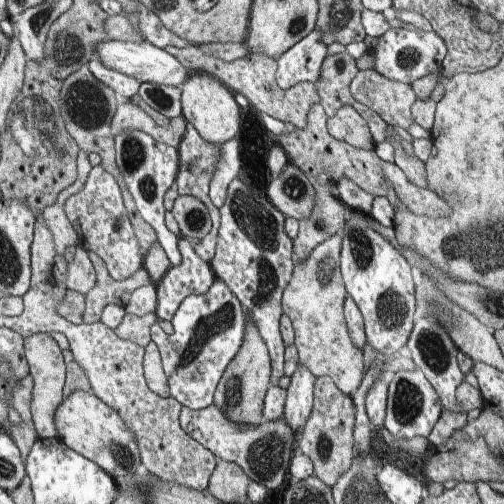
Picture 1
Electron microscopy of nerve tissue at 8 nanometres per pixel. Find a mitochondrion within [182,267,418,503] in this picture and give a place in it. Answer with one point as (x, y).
(264, 458)

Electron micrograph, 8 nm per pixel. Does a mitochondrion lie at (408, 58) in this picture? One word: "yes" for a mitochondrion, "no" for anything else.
yes

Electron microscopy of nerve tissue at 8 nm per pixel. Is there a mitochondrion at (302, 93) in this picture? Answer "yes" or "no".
no

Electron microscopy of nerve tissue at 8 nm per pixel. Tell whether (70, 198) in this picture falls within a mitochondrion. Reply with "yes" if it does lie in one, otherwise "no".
no

